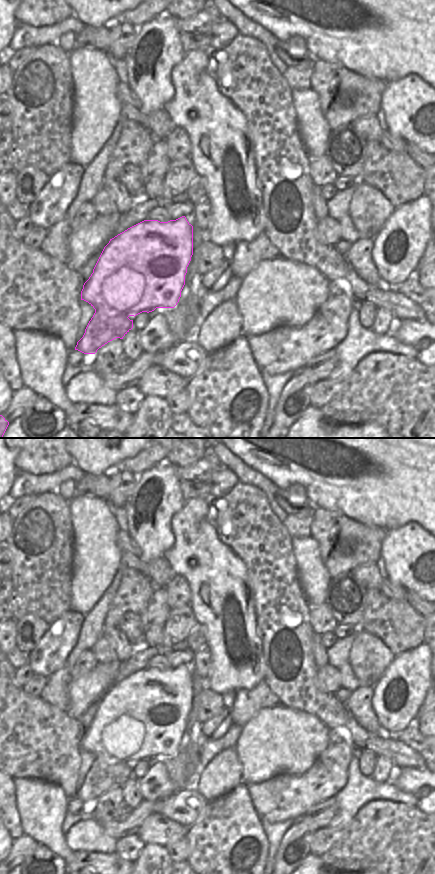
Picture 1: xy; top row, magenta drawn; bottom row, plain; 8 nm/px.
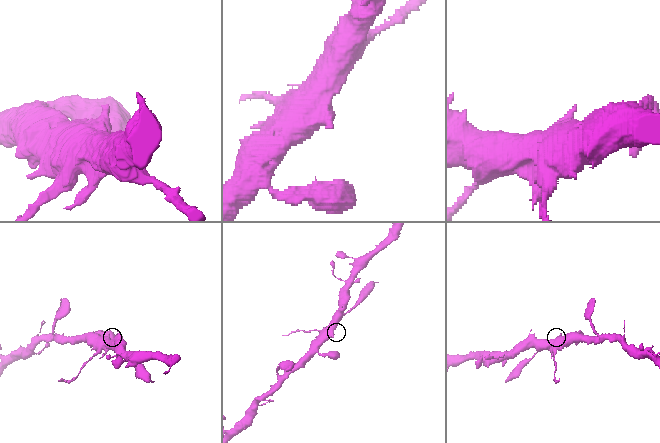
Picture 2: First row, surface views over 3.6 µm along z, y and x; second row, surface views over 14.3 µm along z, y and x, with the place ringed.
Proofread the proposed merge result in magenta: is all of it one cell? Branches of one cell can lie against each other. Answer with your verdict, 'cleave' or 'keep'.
cleave

